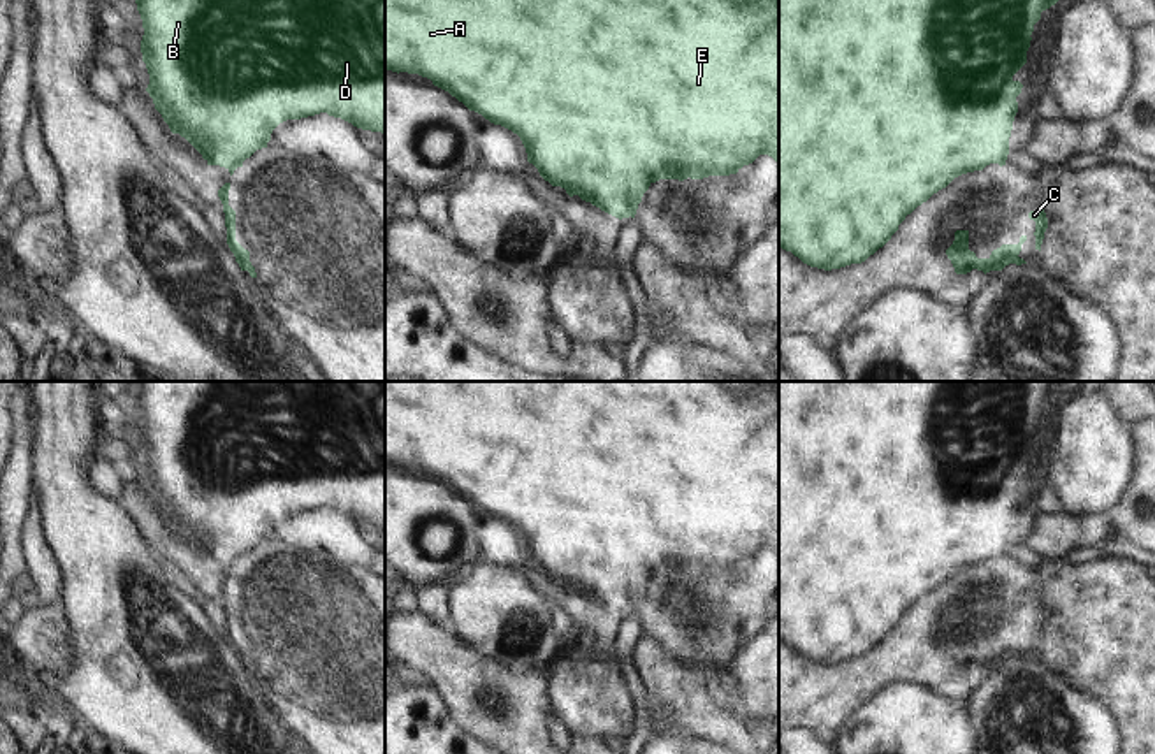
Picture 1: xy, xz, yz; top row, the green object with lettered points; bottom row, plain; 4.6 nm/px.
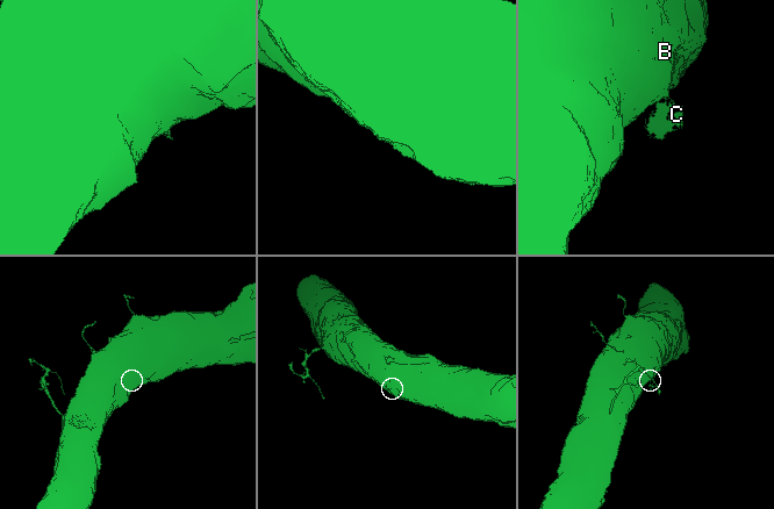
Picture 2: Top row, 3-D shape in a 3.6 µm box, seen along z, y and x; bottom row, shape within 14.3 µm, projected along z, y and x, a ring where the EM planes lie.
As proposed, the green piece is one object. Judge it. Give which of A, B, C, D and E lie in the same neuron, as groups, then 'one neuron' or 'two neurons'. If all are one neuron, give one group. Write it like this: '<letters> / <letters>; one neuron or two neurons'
A B D E / C; two neurons

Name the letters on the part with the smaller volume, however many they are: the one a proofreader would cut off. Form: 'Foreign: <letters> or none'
Foreign: C

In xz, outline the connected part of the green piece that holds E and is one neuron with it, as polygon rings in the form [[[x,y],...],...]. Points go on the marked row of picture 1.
[[[385,0],[385,69],[392,72],[418,74],[434,86],[448,91],[469,111],[482,114],[494,125],[517,134],[526,148],[527,162],[552,186],[561,186],[570,197],[578,195],[601,211],[622,220],[638,207],[649,186],[659,179],[703,179],[708,176],[737,174],[744,165],[752,163],[759,155],[768,155],[779,163],[779,0]]]

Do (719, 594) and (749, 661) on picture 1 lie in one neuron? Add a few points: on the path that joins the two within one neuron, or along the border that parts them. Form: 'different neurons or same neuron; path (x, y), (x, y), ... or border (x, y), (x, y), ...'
different neurons; border (749, 638), (723, 670), (723, 675), (733, 686)

